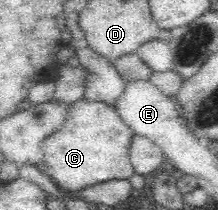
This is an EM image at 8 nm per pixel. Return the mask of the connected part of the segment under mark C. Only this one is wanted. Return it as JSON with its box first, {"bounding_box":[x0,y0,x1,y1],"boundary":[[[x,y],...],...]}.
{"bounding_box":[39,97,135,194],"boundary":[[[83,97],[70,104],[66,121],[58,131],[42,141],[40,153],[44,159],[39,165],[56,185],[76,194],[84,187],[111,179],[130,179],[134,166],[130,163],[129,149],[135,133],[119,116],[115,106],[90,101]]]}

